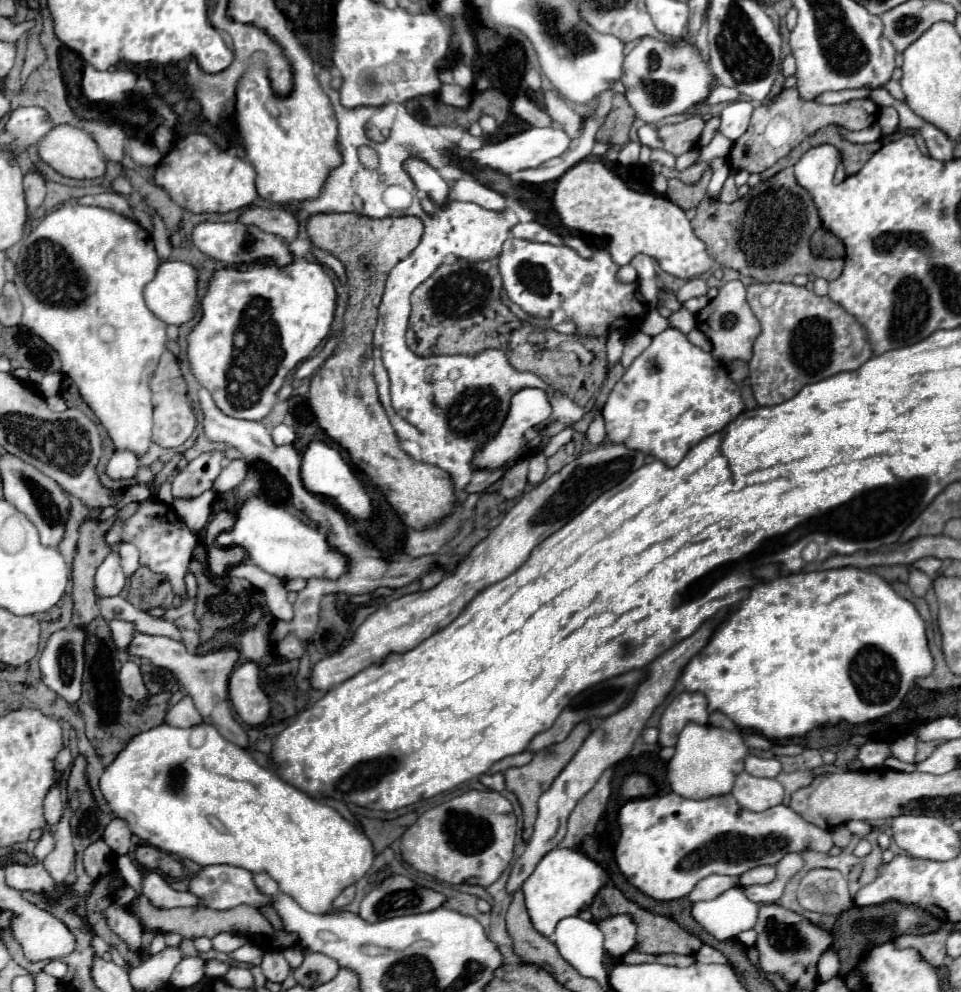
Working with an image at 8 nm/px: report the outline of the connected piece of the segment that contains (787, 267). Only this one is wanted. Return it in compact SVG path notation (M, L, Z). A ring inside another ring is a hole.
M792 167L758 183L750 189L750 195L734 203L722 203L706 197L696 207L692 227L706 243L708 253L720 265L754 277L760 283L790 283L798 273L834 281L844 269L844 259L824 259L812 255L810 235L816 227L820 227L820 219L812 197L796 183Z

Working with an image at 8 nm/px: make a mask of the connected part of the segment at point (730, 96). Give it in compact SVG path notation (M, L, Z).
M716 87L714 93L710 95L710 101L706 101L708 105L714 105L714 103L728 103L728 101L736 101L740 97L740 93L734 89L734 87Z

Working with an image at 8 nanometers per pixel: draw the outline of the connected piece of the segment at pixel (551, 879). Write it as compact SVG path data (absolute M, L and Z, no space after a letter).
M552 849L542 857L534 873L522 883L522 893L526 899L526 909L532 925L544 937L550 937L560 919L578 915L590 907L594 893L606 883L606 871L574 849Z

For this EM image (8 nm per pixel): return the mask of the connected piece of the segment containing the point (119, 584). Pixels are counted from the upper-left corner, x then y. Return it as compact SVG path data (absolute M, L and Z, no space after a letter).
M112 549L104 563L96 571L96 581L94 581L94 591L98 597L112 597L122 591L126 583L126 575L122 573L120 567L120 557L118 551Z

